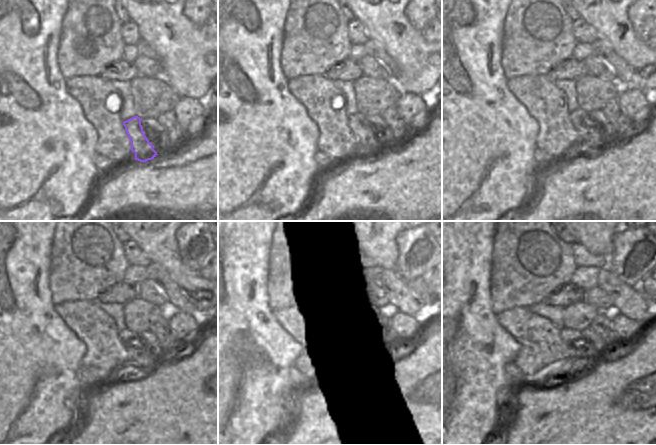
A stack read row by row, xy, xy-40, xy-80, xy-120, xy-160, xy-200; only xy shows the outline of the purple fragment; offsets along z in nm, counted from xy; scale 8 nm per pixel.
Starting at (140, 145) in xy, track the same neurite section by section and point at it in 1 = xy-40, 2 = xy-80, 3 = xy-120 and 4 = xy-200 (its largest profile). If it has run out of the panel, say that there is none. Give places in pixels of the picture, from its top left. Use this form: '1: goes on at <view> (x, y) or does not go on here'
1: goes on at xy-40 (365, 145)
2: goes on at xy-80 (586, 127)
3: goes on at xy-120 (141, 354)
4: goes on at xy-200 (587, 352)

